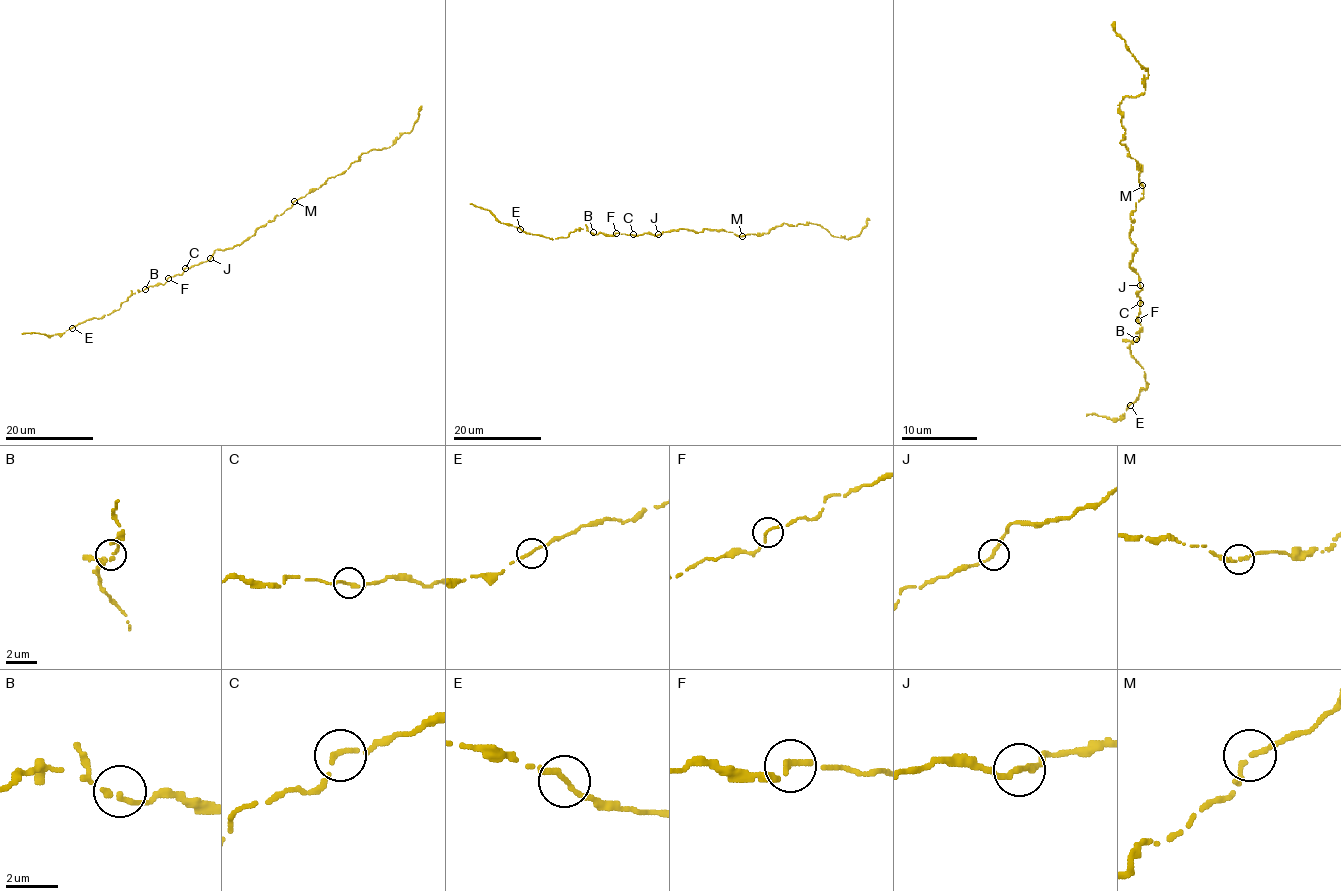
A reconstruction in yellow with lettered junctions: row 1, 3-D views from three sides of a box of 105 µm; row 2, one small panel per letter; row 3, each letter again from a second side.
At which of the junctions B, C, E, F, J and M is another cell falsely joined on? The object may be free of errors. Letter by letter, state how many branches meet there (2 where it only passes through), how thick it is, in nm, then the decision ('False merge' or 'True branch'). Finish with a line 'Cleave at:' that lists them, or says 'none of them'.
B: Branches: 2. Thickness 200 nm. True branch
C: Branches: 2. Thickness 180 nm. True branch
E: Branches: 2. Thickness 200 nm. True branch
F: Branches: 2. Thickness 200 nm. True branch
J: Branches: 2. Thickness 200 nm. True branch
M: Branches: 2. Thickness 200 nm. True branch
Cleave at: none of them

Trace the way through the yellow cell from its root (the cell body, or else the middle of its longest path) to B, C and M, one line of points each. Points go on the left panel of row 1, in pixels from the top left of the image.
B: (234, 246), (216, 250), (207, 261), (186, 267), (180, 275), (169, 277), (164, 284), (145, 289)
C: (234, 246), (216, 250), (207, 261), (185, 268)
M: (234, 246), (248, 240), (257, 228), (282, 215), (294, 200)

